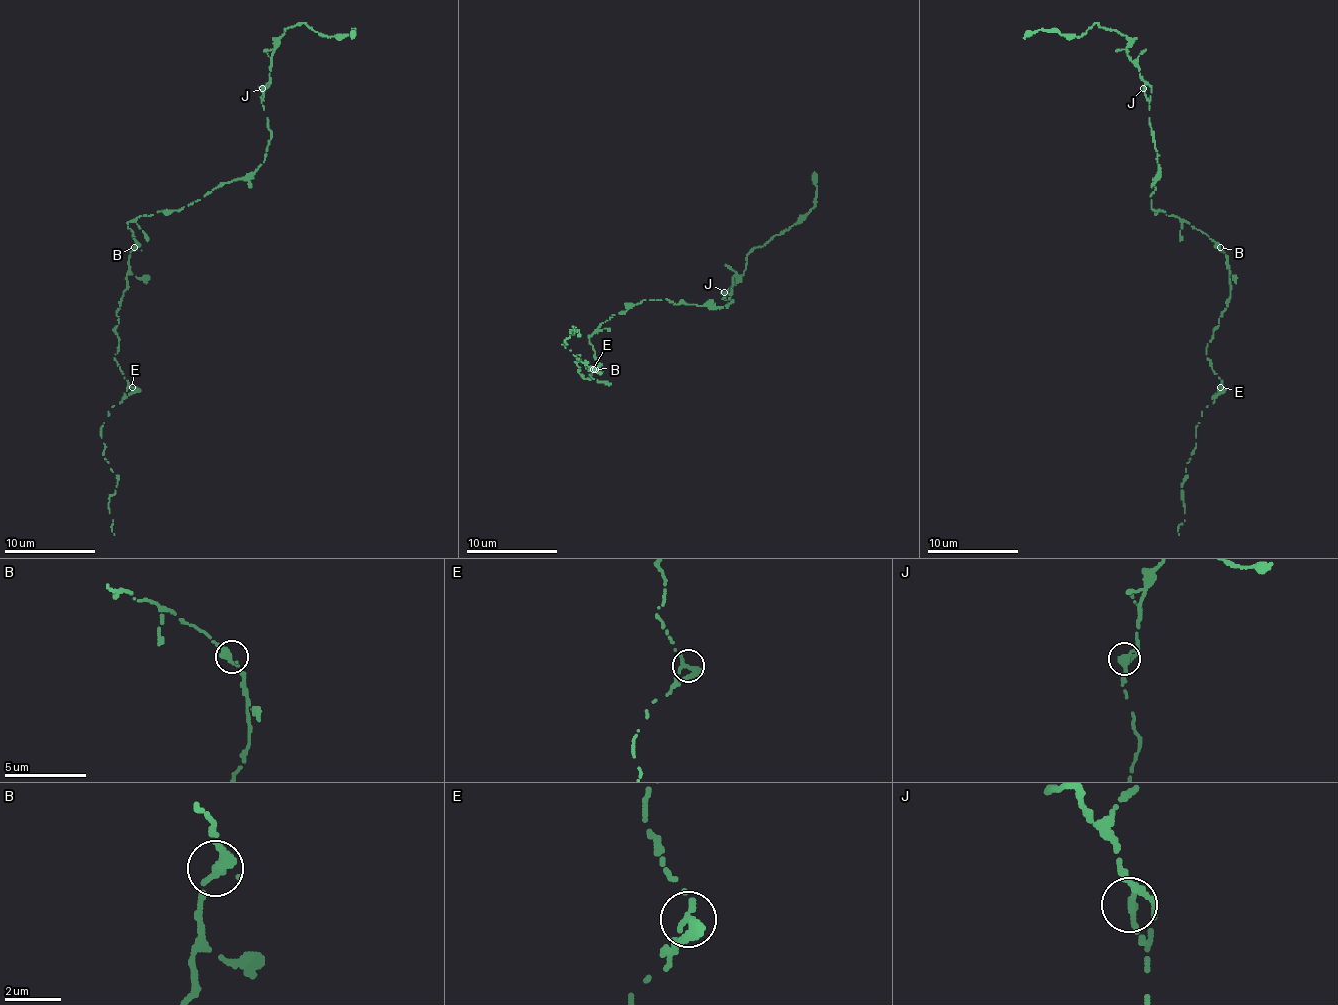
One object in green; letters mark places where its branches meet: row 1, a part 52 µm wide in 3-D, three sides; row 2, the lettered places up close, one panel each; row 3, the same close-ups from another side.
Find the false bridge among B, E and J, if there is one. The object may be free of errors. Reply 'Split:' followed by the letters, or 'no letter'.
Split: no letter

